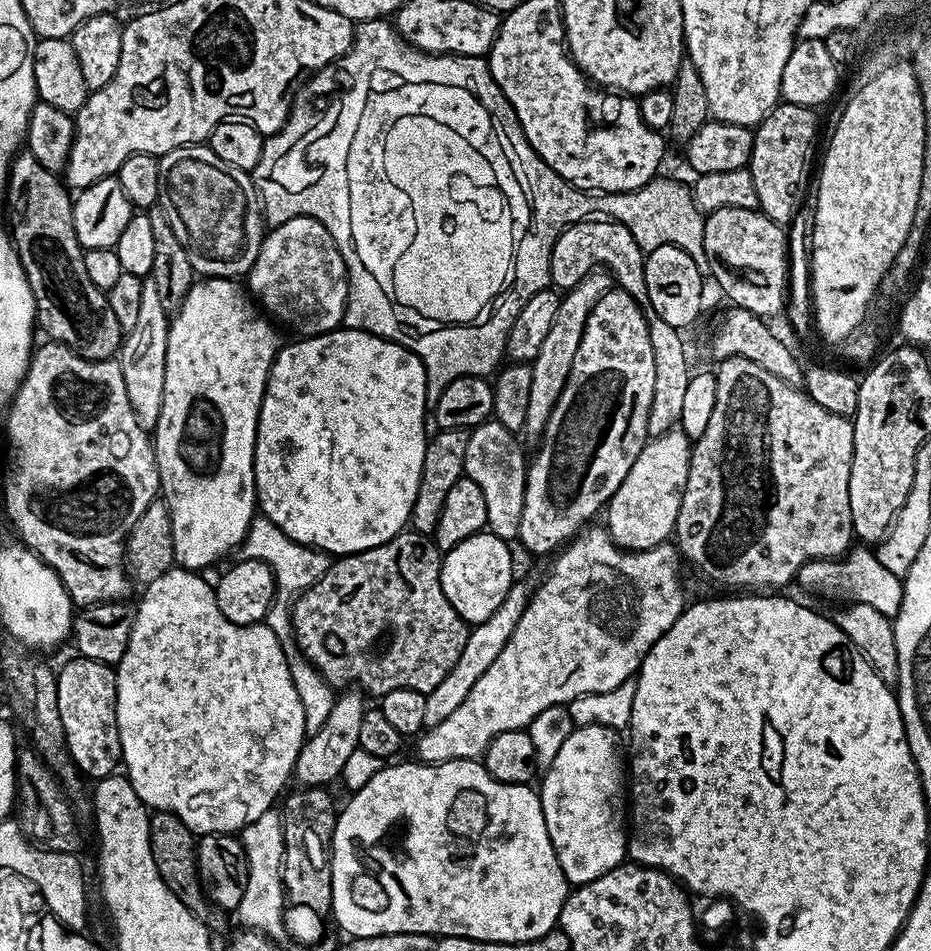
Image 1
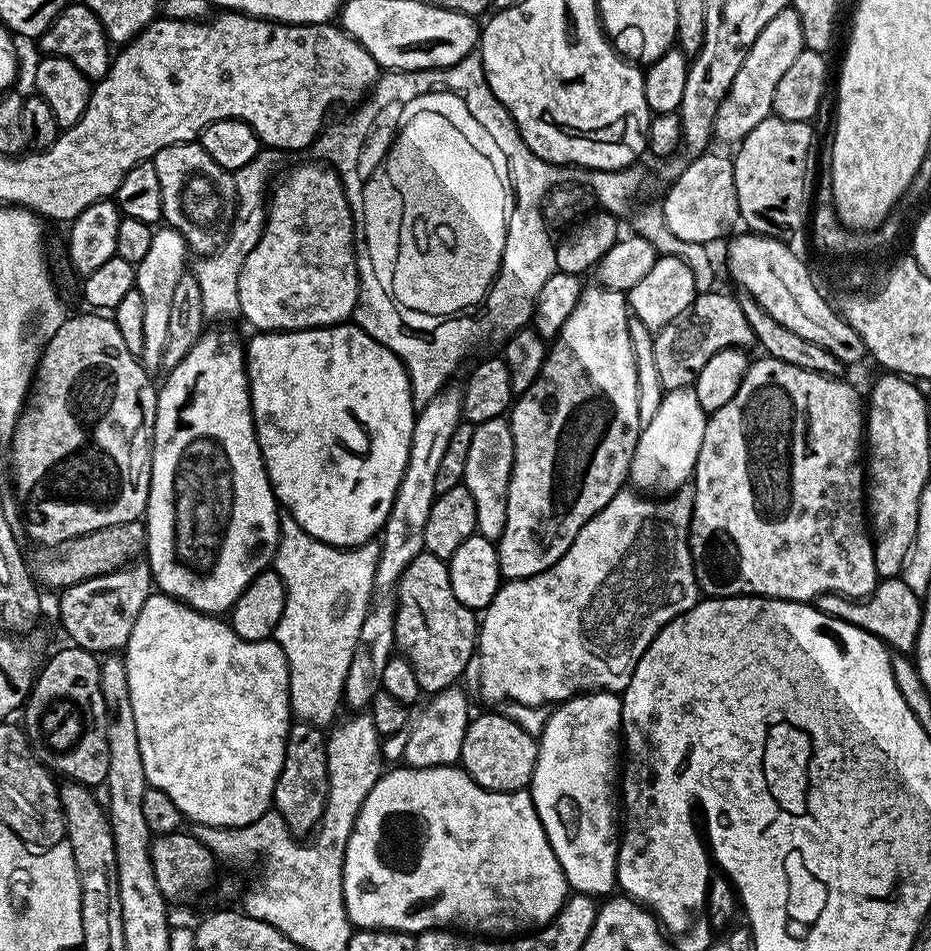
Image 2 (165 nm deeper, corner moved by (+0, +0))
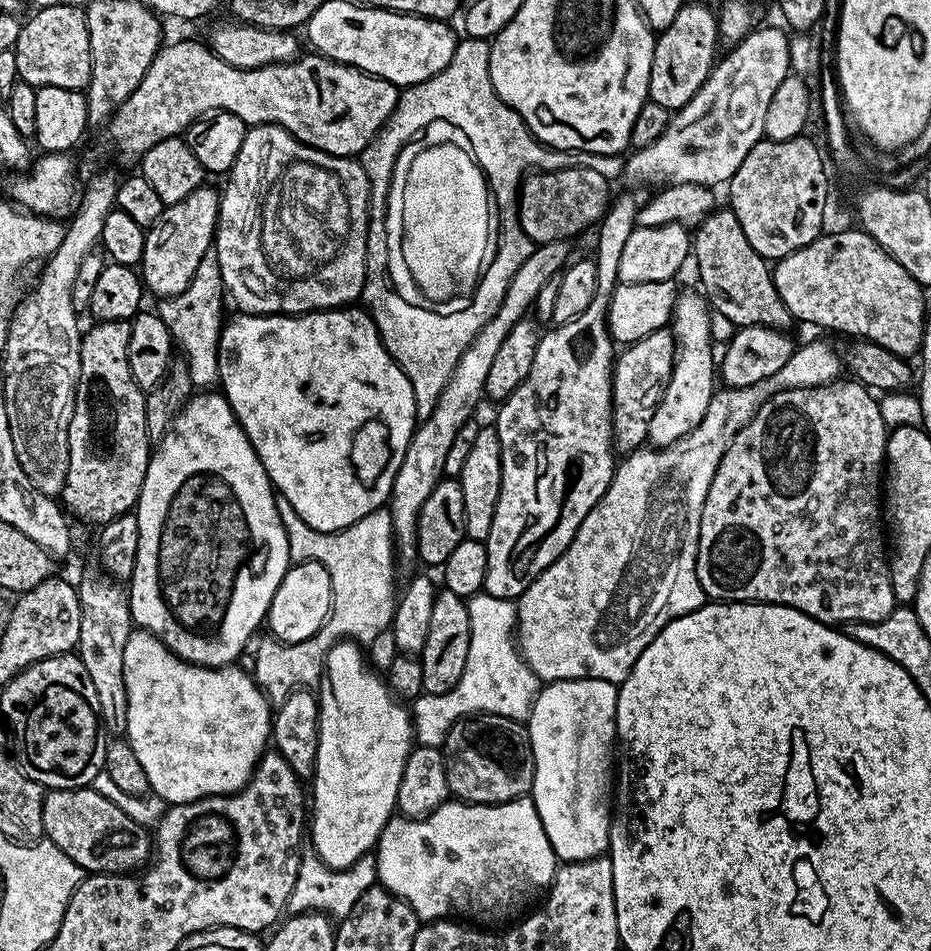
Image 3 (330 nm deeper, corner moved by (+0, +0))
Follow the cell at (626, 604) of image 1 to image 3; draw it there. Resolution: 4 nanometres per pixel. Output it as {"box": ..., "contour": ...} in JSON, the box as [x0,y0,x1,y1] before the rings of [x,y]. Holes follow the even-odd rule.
{"box":[516,340,841,686],"contour":[[[812,340],[809,344],[802,345],[801,348],[799,345],[793,351],[790,362],[786,362],[786,366],[782,366],[782,370],[778,370],[778,374],[774,374],[768,380],[763,380],[754,386],[746,386],[745,388],[724,386],[713,391],[710,406],[706,410],[702,422],[698,422],[698,426],[694,426],[694,430],[690,430],[690,434],[686,434],[680,440],[675,440],[666,448],[641,446],[635,452],[627,453],[617,463],[616,473],[612,476],[606,494],[602,494],[602,498],[596,503],[594,510],[590,510],[590,514],[586,514],[582,526],[578,526],[578,534],[570,542],[570,546],[539,578],[530,582],[527,590],[518,597],[518,603],[516,604],[516,646],[520,649],[520,657],[530,666],[530,670],[534,670],[534,674],[541,682],[605,680],[618,686],[628,677],[634,662],[638,662],[642,650],[646,650],[646,646],[650,646],[650,642],[654,642],[654,638],[667,624],[672,620],[677,620],[679,616],[685,616],[694,610],[698,610],[706,603],[706,597],[696,573],[696,547],[698,546],[698,534],[702,526],[702,506],[706,506],[706,494],[710,490],[710,482],[714,482],[714,474],[718,470],[718,462],[722,462],[722,454],[726,454],[730,442],[747,426],[750,418],[754,418],[754,414],[767,402],[769,396],[781,392],[784,388],[817,388],[823,384],[831,384],[841,375],[841,372],[841,353],[839,351],[835,352],[826,341]]]}

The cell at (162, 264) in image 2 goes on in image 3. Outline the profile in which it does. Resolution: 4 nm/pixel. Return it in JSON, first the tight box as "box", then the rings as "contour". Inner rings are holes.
{"box":[138,186,221,298],"contour":[[[201,186],[194,194],[186,194],[182,202],[167,205],[144,233],[144,253],[138,268],[145,289],[156,298],[182,294],[182,290],[190,286],[202,258],[213,247],[216,222],[220,219],[221,193],[208,187]]]}

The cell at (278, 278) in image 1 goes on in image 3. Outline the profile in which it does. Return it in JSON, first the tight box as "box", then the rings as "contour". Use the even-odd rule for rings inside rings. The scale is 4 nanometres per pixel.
{"box":[214,124,370,316],"contour":[[[257,124],[249,127],[242,142],[242,150],[238,150],[238,158],[232,171],[227,173],[226,180],[228,185],[222,188],[220,198],[220,219],[216,222],[214,251],[227,295],[236,299],[241,313],[270,316],[327,312],[333,308],[355,305],[352,303],[363,297],[368,275],[370,189],[368,175],[359,159],[326,154],[322,150],[306,146],[279,124]],[[286,164],[290,164],[290,178],[296,178],[296,190],[290,192],[290,200],[278,216],[278,222],[296,220],[300,224],[300,232],[306,226],[312,226],[312,238],[314,230],[318,234],[320,226],[332,224],[332,210],[346,210],[346,222],[342,230],[338,228],[330,232],[330,252],[342,252],[330,266],[324,266],[322,262],[316,266],[314,262],[310,262],[312,266],[308,266],[308,270],[304,272],[284,270],[282,274],[274,276],[272,290],[272,272],[268,274],[258,248],[256,208],[266,184]]]}

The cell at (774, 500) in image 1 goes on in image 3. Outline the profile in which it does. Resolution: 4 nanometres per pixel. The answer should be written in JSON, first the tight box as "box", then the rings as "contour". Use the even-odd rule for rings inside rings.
{"box":[696,378,898,626],"contour":[[[840,378],[831,384],[823,384],[817,388],[784,388],[781,392],[776,392],[769,396],[767,402],[758,409],[754,418],[742,431],[735,436],[726,450],[722,454],[722,462],[718,462],[718,470],[714,474],[714,482],[710,482],[710,490],[706,494],[706,506],[702,506],[702,526],[698,534],[698,546],[696,547],[696,573],[698,582],[702,586],[705,597],[712,602],[755,602],[757,604],[785,604],[787,608],[798,610],[810,618],[820,620],[829,626],[847,626],[853,622],[865,624],[866,622],[882,622],[892,611],[898,607],[894,598],[894,590],[890,582],[890,570],[888,569],[889,549],[886,547],[886,528],[882,523],[882,477],[886,472],[886,446],[888,445],[888,434],[890,428],[884,424],[880,413],[880,401],[863,384],[851,379]]]}

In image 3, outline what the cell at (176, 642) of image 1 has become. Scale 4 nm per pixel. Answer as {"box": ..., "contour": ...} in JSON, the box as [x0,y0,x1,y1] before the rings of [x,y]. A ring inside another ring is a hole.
{"box":[122,630,273,805],"contour":[[[134,630],[126,642],[126,654],[122,654],[122,674],[126,678],[126,726],[128,727],[126,739],[134,750],[134,758],[146,770],[148,787],[155,795],[162,797],[169,805],[189,804],[195,800],[201,800],[203,796],[230,796],[233,792],[240,792],[247,788],[256,773],[256,765],[264,757],[264,753],[270,744],[272,734],[273,709],[264,692],[256,685],[255,679],[248,676],[240,669],[240,666],[229,666],[227,668],[203,668],[197,664],[186,662],[178,658],[162,641],[154,634],[143,630]]]}

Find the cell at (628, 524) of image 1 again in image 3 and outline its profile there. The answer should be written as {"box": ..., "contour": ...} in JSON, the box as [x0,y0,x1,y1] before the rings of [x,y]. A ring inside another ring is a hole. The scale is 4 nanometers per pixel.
{"box":[648,291,718,448],"contour":[[[681,291],[672,311],[670,327],[678,345],[676,361],[670,382],[662,394],[662,402],[654,410],[654,418],[650,418],[648,427],[648,440],[657,448],[666,448],[675,440],[682,439],[694,430],[694,426],[698,426],[698,422],[702,422],[718,384],[718,364],[714,356],[712,360],[714,316],[707,299],[699,291],[696,292]]]}

